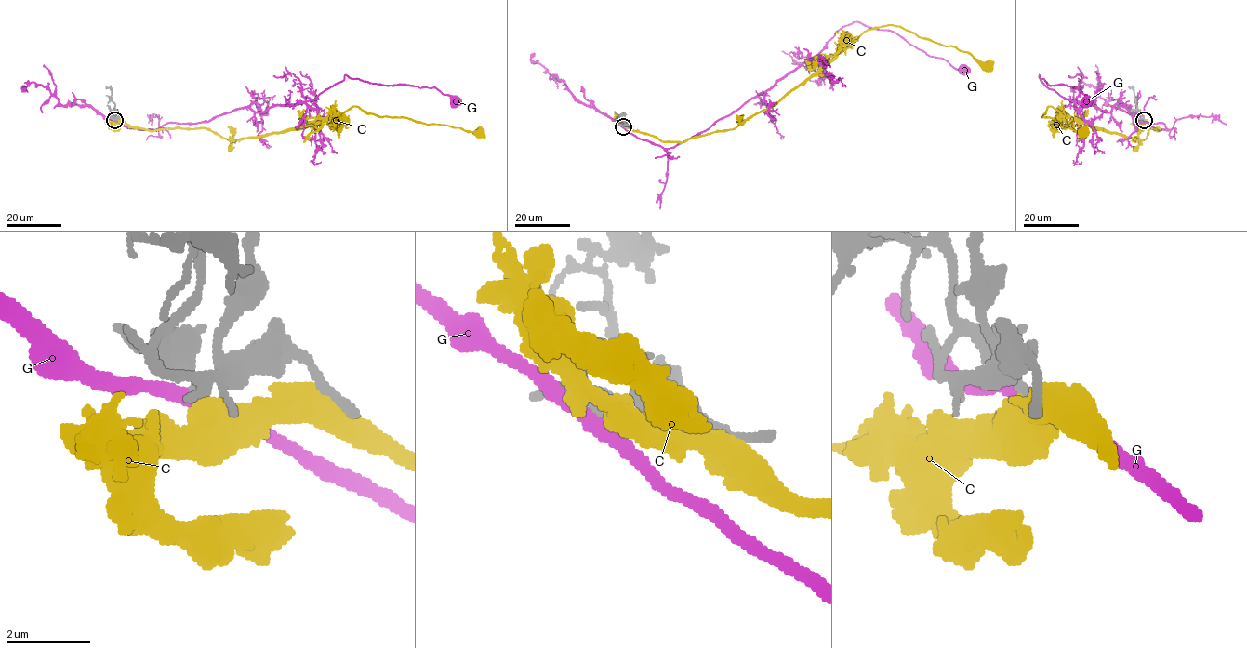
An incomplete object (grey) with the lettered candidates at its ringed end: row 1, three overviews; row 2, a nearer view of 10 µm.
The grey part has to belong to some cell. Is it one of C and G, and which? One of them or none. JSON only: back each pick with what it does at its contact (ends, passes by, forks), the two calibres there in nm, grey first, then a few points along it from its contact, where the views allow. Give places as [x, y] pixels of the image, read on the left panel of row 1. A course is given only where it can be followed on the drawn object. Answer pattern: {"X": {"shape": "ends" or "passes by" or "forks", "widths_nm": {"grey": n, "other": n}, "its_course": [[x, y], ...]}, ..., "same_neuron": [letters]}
{"same_neuron": []}

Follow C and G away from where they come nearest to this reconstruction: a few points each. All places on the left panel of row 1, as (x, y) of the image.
C: (113, 120), (152, 131), (210, 128), (240, 139), (309, 126), (354, 106), (379, 116), (479, 132)
G: (113, 120), (155, 129), (242, 108), (265, 112), (313, 99), (345, 74), (435, 87), (455, 101)

